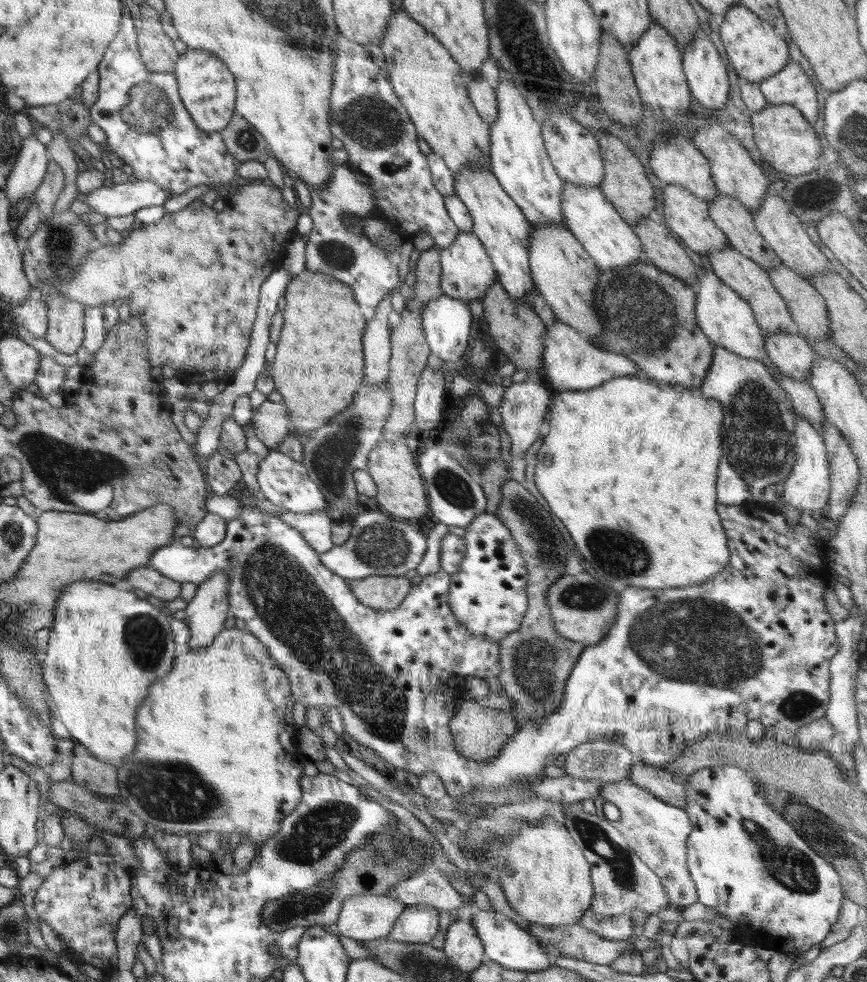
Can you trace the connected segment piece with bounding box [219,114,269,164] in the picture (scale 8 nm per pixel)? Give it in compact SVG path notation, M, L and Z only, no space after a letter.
M236 114L219 134L228 153L238 164L258 160L264 153L269 153L269 145L259 132L250 125L250 122Z

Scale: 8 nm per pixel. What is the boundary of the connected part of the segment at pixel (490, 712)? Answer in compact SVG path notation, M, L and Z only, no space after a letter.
M466 701L458 705L454 716L450 719L449 729L452 733L455 751L462 758L471 758L477 763L496 758L504 745L518 731L512 711L484 707L480 706L480 704Z

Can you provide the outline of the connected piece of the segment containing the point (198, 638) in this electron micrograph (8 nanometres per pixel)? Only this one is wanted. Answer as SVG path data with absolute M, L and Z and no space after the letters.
M222 570L210 575L210 580L206 580L206 582L197 586L194 598L188 602L187 607L183 610L186 612L183 622L190 630L190 649L212 644L214 638L224 630L226 619L230 616L228 594L226 593L228 593L228 574L222 572Z

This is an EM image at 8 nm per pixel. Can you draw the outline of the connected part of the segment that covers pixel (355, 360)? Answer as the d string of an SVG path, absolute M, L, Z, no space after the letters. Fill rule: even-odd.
M304 270L292 278L286 287L281 310L284 310L284 324L276 345L276 358L272 360L271 372L275 390L280 392L284 406L287 407L291 429L305 438L330 423L348 406L352 406L354 394L364 378L362 334L366 330L366 318L360 314L361 308L356 304L349 284L340 282L334 276L309 270Z

